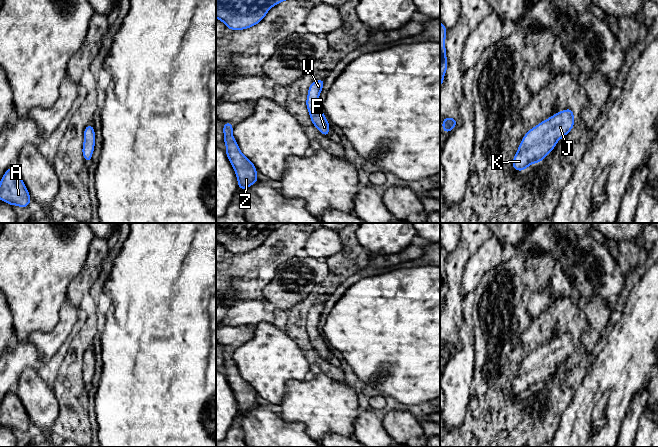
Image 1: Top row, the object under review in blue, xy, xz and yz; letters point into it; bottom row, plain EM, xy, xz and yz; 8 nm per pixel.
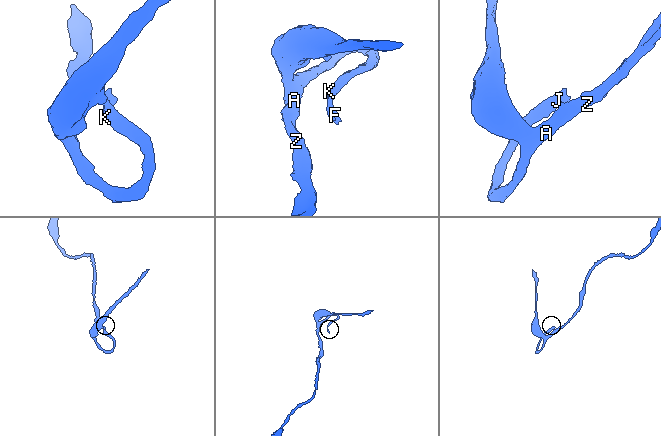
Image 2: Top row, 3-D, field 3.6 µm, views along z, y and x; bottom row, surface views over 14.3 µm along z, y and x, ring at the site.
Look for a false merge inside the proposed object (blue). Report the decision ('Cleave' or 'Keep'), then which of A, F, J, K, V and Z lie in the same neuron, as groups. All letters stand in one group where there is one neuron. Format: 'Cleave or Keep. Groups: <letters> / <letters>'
Keep. Groups: A F J K V Z

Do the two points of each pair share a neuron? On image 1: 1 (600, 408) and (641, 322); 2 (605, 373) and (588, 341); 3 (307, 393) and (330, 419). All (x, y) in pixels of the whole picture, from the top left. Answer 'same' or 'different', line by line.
1: different
2: different
3: same

